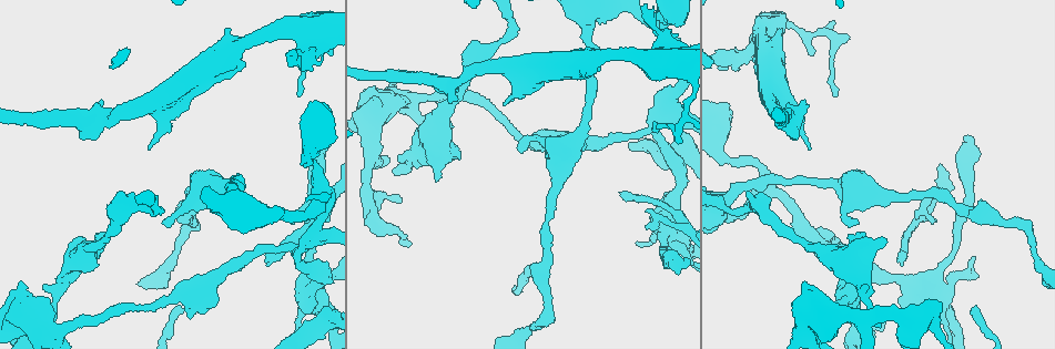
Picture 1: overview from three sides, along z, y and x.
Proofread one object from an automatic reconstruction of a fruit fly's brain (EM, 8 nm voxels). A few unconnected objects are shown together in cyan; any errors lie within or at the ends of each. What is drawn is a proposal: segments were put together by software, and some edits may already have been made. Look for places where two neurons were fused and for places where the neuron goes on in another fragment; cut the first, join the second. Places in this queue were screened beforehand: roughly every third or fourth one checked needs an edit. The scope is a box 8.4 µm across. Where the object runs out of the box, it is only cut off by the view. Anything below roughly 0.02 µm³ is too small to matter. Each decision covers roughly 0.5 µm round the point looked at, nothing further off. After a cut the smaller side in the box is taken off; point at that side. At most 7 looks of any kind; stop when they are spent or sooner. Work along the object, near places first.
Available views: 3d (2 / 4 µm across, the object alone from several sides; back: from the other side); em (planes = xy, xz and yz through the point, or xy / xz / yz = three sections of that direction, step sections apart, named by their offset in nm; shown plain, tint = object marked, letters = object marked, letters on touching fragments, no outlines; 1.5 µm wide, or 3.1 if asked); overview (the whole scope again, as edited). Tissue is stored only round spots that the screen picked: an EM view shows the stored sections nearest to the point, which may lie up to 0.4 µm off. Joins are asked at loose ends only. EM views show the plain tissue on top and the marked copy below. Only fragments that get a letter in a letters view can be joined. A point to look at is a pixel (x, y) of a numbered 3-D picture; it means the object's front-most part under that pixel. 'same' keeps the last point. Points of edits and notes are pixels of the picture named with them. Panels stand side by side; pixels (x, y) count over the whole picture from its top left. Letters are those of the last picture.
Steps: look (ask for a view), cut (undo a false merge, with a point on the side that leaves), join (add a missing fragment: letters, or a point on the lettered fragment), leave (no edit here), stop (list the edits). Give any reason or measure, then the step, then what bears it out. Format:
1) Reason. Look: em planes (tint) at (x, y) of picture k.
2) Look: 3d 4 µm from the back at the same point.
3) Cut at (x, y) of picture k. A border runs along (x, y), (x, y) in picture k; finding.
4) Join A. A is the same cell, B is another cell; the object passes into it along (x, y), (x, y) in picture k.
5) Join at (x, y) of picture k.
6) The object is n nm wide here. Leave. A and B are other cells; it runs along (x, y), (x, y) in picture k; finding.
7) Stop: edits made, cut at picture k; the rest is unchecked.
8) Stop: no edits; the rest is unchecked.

Branch stops here. Look: 3d 4 µm at (325, 308) of picture 1.

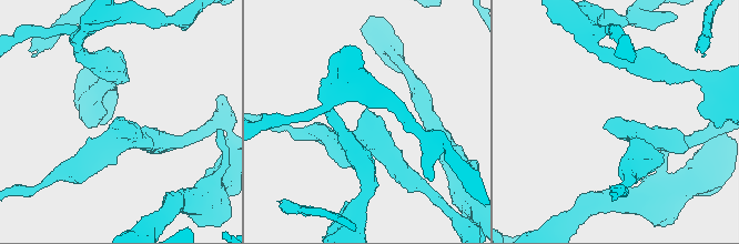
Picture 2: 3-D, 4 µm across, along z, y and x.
Look: em xy step 8 (letters) at (603, 126) of picture 2.

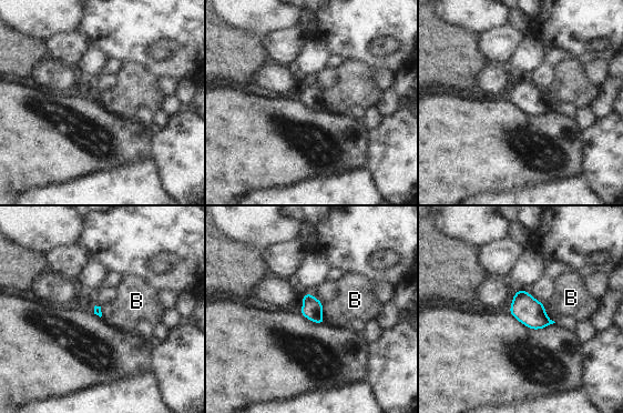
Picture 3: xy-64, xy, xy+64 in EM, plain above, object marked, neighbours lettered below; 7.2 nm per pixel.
Leave. B is another cell; a border runs along (543, 304), (545, 314), (554, 322) in picture 3; no lettered fragment goes on from it.

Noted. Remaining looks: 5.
Free end. Look: em planes (letters) at (395, 174) of picture 1.

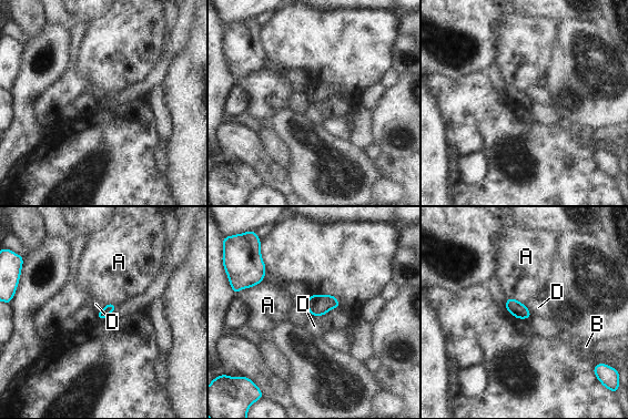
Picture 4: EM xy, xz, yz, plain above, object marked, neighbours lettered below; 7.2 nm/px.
The longest contact is with A, 180 nm. Leave. A, B and D are other cells; none of them fits.

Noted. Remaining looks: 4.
Thick turns thin. Look: em planes (letters) at (655, 241) of picture 1.

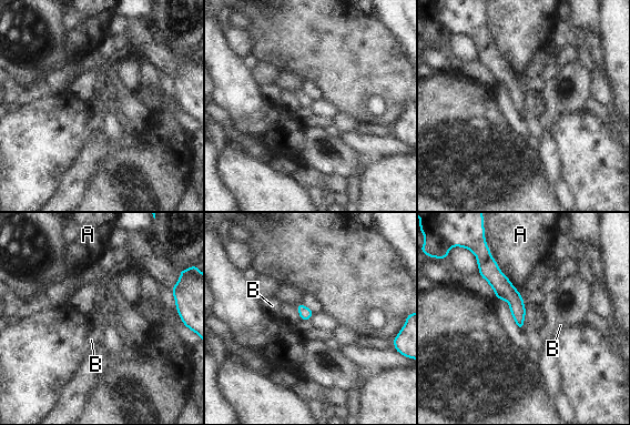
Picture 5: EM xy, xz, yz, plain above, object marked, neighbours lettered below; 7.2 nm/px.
Leave. A and B are other cells; all the same neuron.

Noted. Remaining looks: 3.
Stop: no edits; the rest is unchecked.

